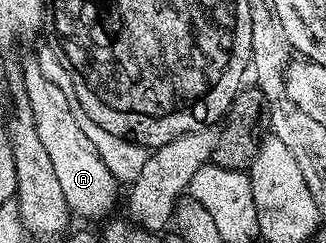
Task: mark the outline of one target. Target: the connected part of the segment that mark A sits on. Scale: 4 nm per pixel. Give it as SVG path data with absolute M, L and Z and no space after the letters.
M37 59L24 61L20 75L28 94L28 106L32 106L32 118L36 118L36 134L40 134L40 142L52 161L56 178L60 182L60 191L64 193L64 202L68 202L75 217L83 216L86 220L98 220L106 215L109 217L109 212L118 200L120 182L108 170L108 166L104 166L90 136L80 130L76 114L72 114L68 98L64 98L64 90L60 90L51 80L44 78L44 74L40 74Z

